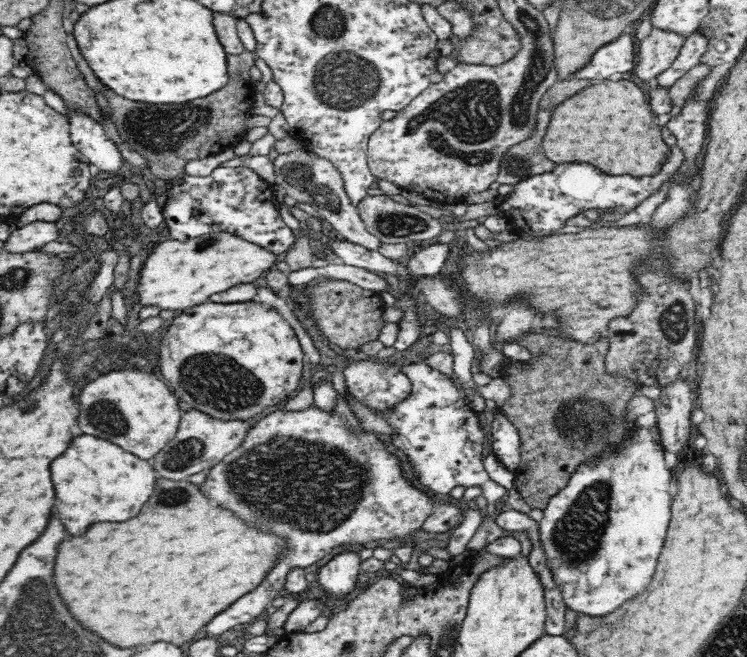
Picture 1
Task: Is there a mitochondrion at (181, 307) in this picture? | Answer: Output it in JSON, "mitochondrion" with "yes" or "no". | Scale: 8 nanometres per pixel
{"mitochondrion":"no"}

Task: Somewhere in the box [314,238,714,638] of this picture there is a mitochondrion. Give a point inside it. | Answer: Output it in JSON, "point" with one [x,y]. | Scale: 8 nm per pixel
{"point":[577,537]}

